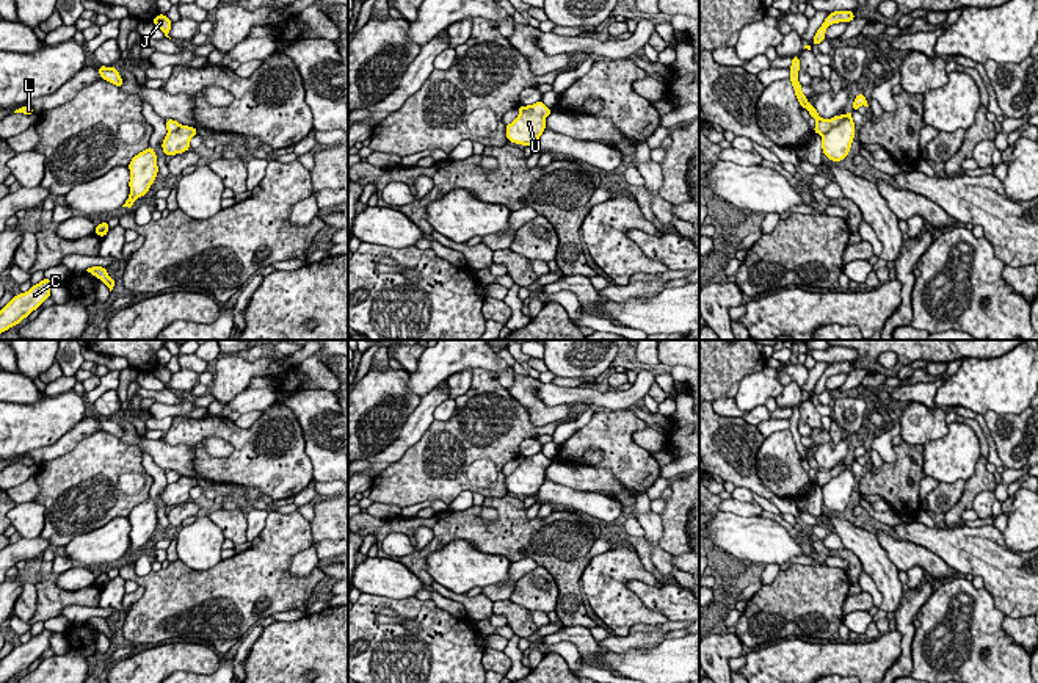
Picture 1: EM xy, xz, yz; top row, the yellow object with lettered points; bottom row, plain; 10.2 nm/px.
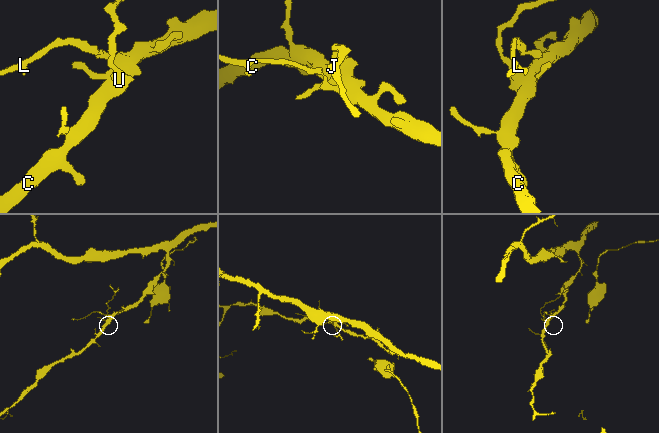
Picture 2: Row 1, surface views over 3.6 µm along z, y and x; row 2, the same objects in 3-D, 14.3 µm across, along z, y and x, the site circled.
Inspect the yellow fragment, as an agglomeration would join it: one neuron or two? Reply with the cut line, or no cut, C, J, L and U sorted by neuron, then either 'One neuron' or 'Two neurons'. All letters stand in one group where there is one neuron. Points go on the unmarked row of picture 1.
Split along yz (844, 469), (822, 486). Groups: C L U / J. Two neurons

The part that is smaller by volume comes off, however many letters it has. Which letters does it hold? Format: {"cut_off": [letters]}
{"cut_off": ["J"]}

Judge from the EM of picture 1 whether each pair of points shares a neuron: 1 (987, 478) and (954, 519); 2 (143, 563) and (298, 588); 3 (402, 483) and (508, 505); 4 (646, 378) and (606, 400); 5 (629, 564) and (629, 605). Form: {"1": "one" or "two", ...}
{"1": "one", "2": "two", "3": "two", "4": "one", "5": "one"}

